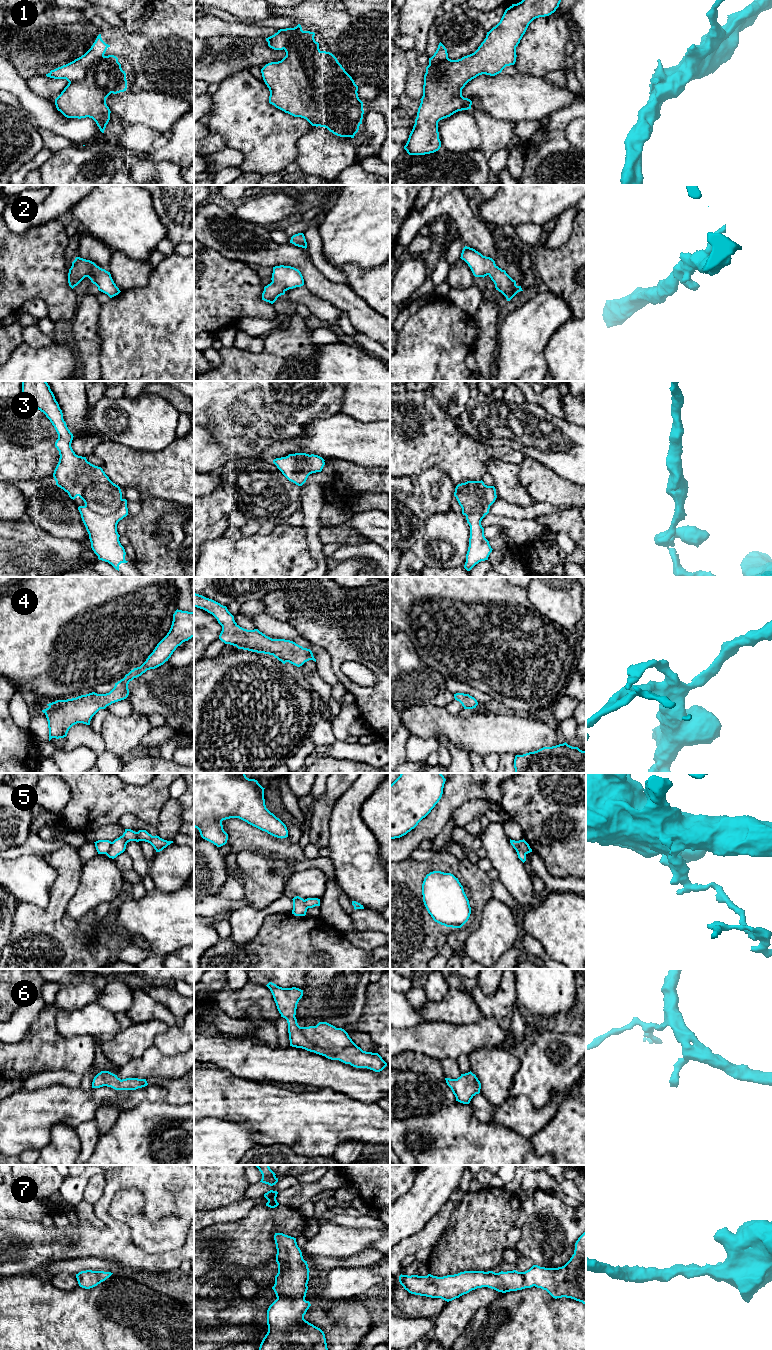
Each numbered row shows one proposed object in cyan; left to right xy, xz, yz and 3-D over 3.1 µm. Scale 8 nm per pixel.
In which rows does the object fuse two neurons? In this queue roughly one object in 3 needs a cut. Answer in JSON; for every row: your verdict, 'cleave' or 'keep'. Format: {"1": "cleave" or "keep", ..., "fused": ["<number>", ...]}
{"1": "cleave", "2": "keep", "3": "keep", "4": "keep", "5": "cleave", "6": "keep", "7": "keep", "fused": ["1", "5"]}

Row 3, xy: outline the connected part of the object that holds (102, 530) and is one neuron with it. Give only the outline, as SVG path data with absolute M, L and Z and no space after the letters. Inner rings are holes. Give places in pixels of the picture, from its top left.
M22 381L22 398L30 406L43 412L54 426L58 434L55 447L60 455L53 473L56 485L67 492L71 499L79 496L84 501L85 505L79 506L78 510L89 534L91 548L99 560L108 562L119 571L119 565L128 562L125 560L126 552L117 532L118 522L128 515L127 500L122 498L120 487L109 479L101 467L91 464L86 457L75 454L71 447L74 436L68 429L62 410L46 381Z

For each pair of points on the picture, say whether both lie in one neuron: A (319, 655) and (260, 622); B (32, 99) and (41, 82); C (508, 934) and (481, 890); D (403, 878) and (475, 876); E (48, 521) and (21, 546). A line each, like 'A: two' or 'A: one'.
A: one
B: two
C: two
D: two
E: two

